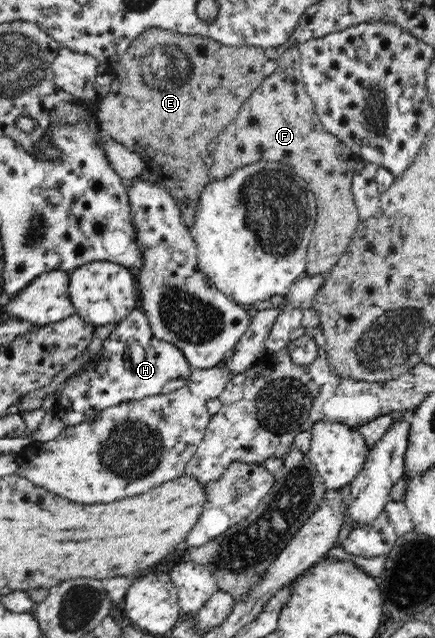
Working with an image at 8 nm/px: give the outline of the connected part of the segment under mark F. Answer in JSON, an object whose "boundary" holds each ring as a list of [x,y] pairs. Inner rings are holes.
{"boundary":[[[298,46],[286,49],[277,59],[277,68],[272,74],[265,76],[260,86],[240,106],[236,118],[230,121],[216,137],[218,143],[213,152],[213,164],[210,175],[215,179],[223,179],[242,166],[260,161],[283,162],[294,167],[300,178],[303,178],[314,193],[317,202],[317,219],[311,232],[308,245],[304,273],[310,277],[325,275],[350,244],[358,223],[361,221],[357,206],[351,193],[351,178],[358,158],[337,136],[329,133],[316,114],[316,109],[306,90],[301,75],[301,52]]]}

